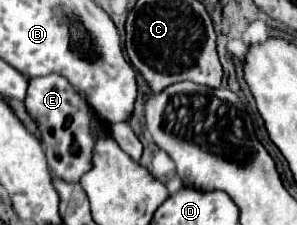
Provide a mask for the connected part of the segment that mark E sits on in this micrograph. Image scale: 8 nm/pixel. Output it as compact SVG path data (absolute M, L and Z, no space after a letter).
M57 73L29 79L27 97L23 103L31 119L37 123L41 141L45 143L51 173L65 183L79 183L81 177L93 167L93 149L97 145L99 133L111 133L111 127L101 119L99 125L93 127L93 111L89 103L81 95L77 95L73 85L65 77Z

